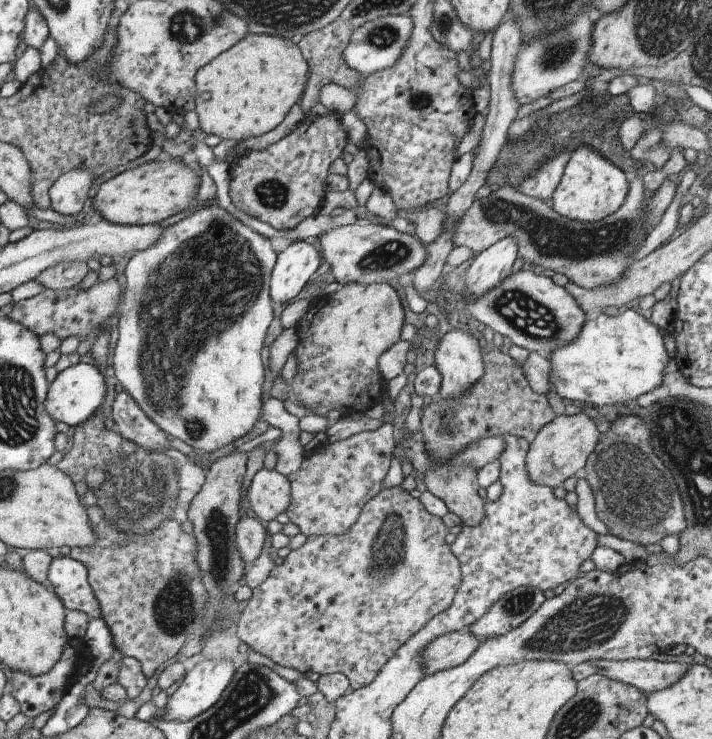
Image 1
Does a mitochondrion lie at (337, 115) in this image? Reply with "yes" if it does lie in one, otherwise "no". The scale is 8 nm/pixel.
no

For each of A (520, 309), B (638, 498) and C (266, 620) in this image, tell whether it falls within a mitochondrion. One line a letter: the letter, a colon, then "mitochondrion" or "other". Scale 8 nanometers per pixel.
A: mitochondrion
B: mitochondrion
C: other

